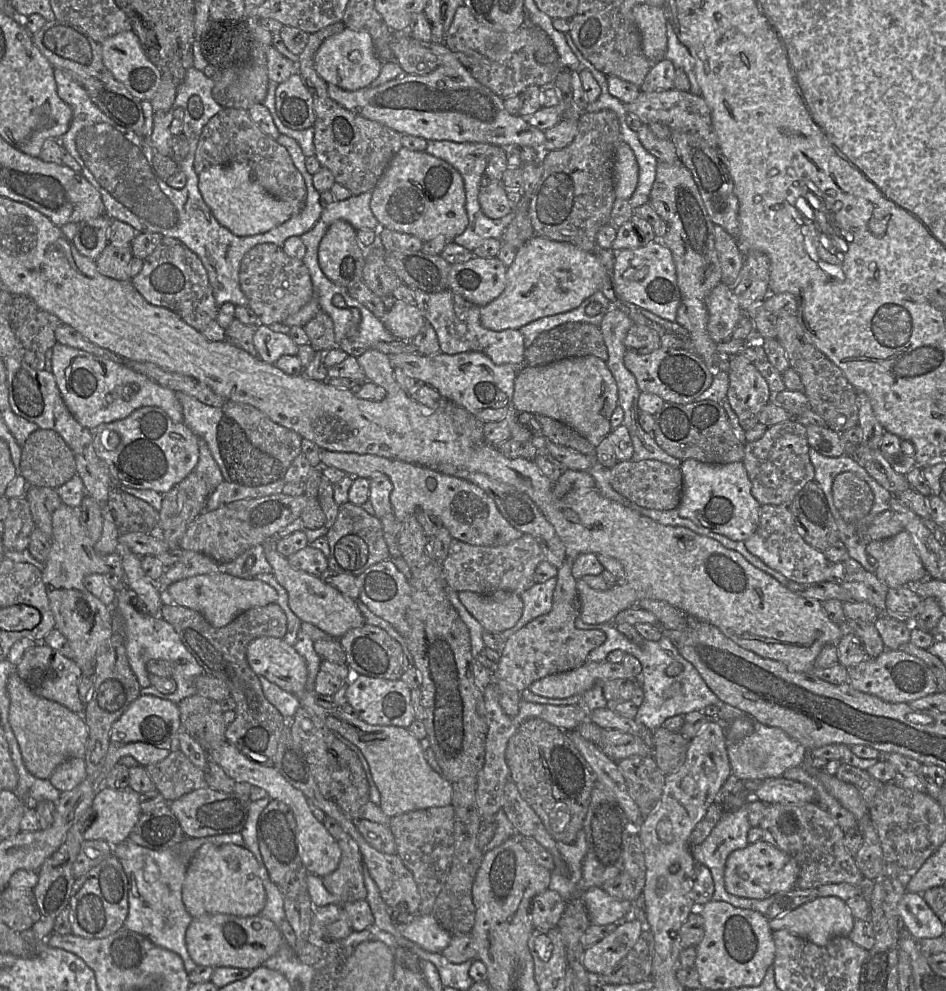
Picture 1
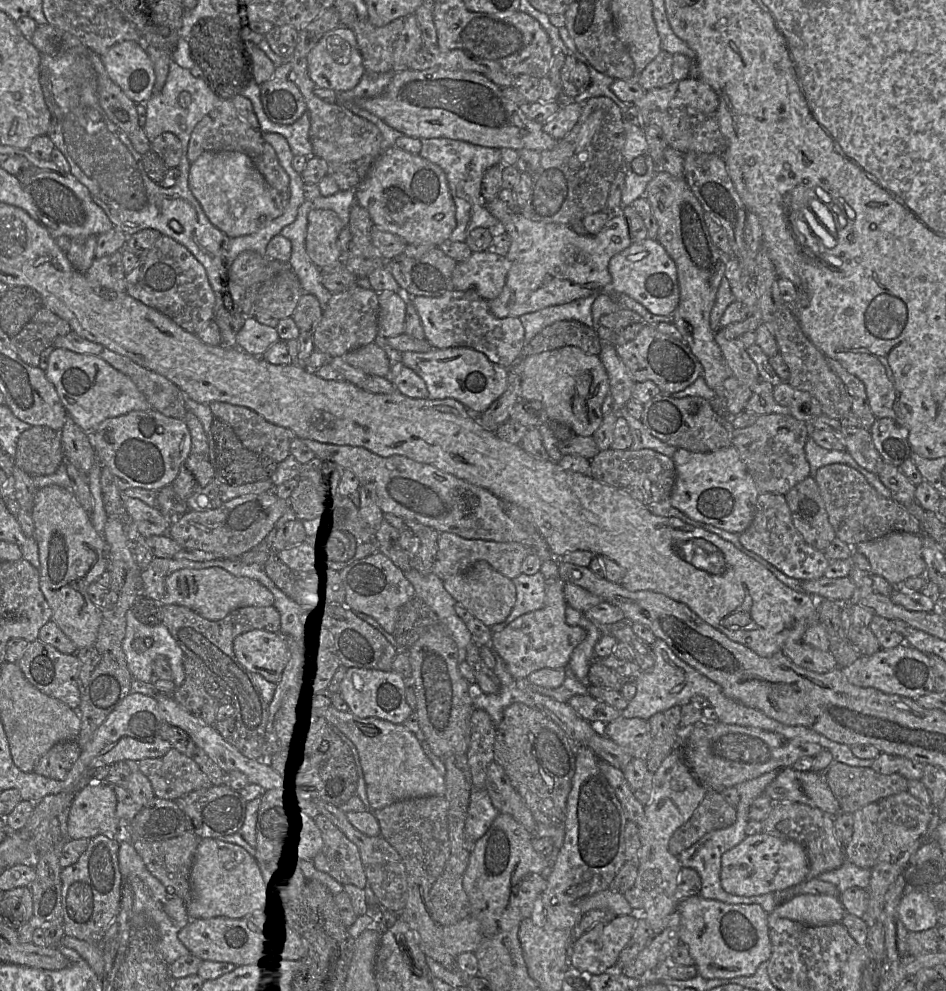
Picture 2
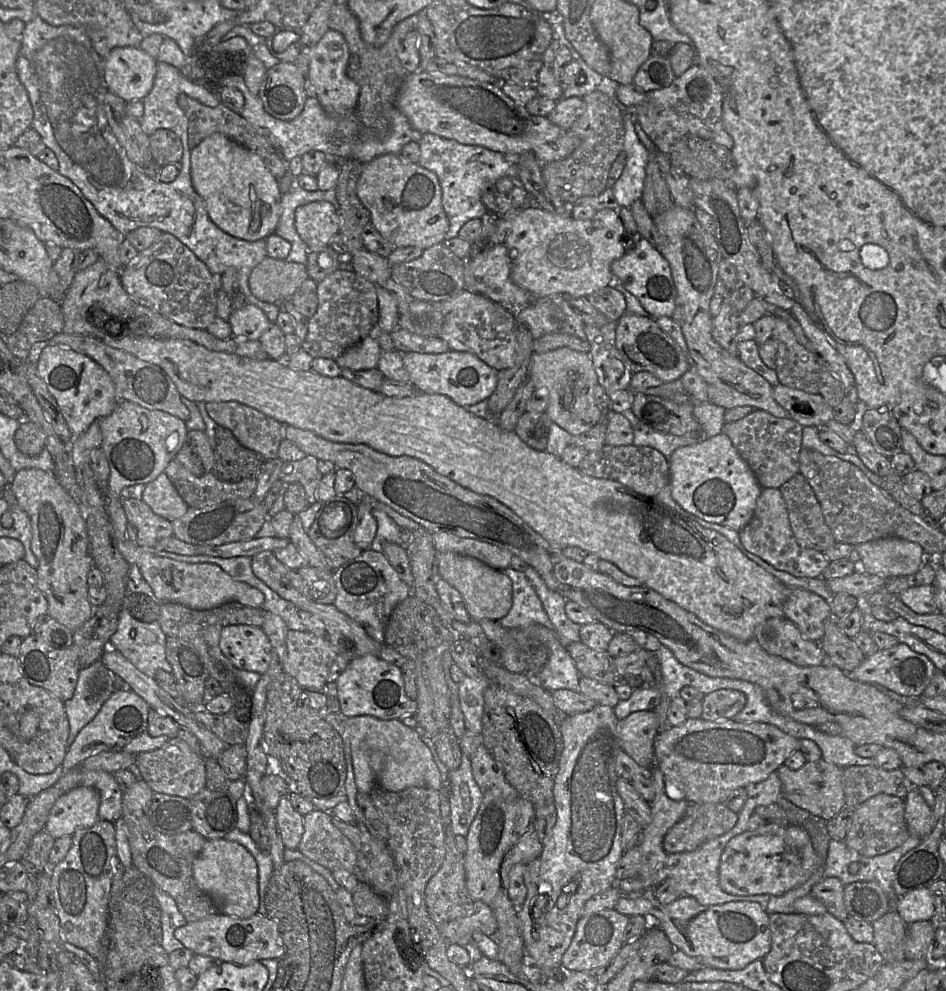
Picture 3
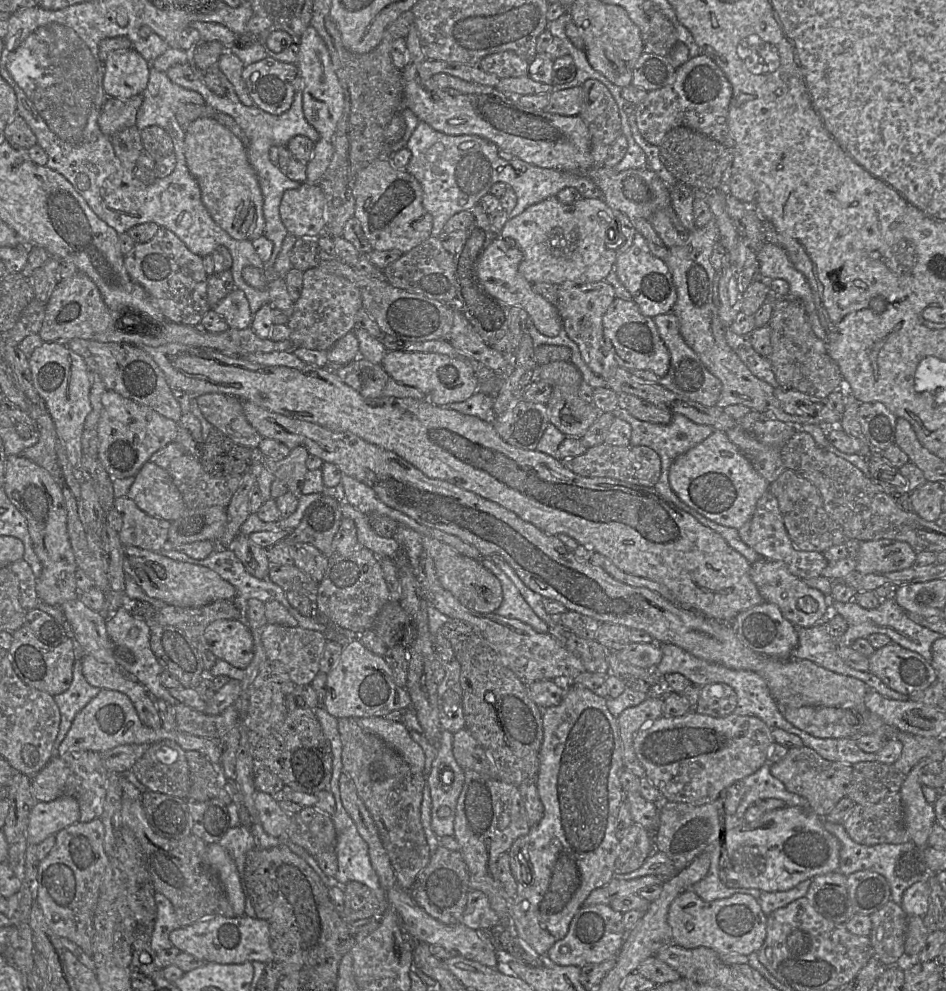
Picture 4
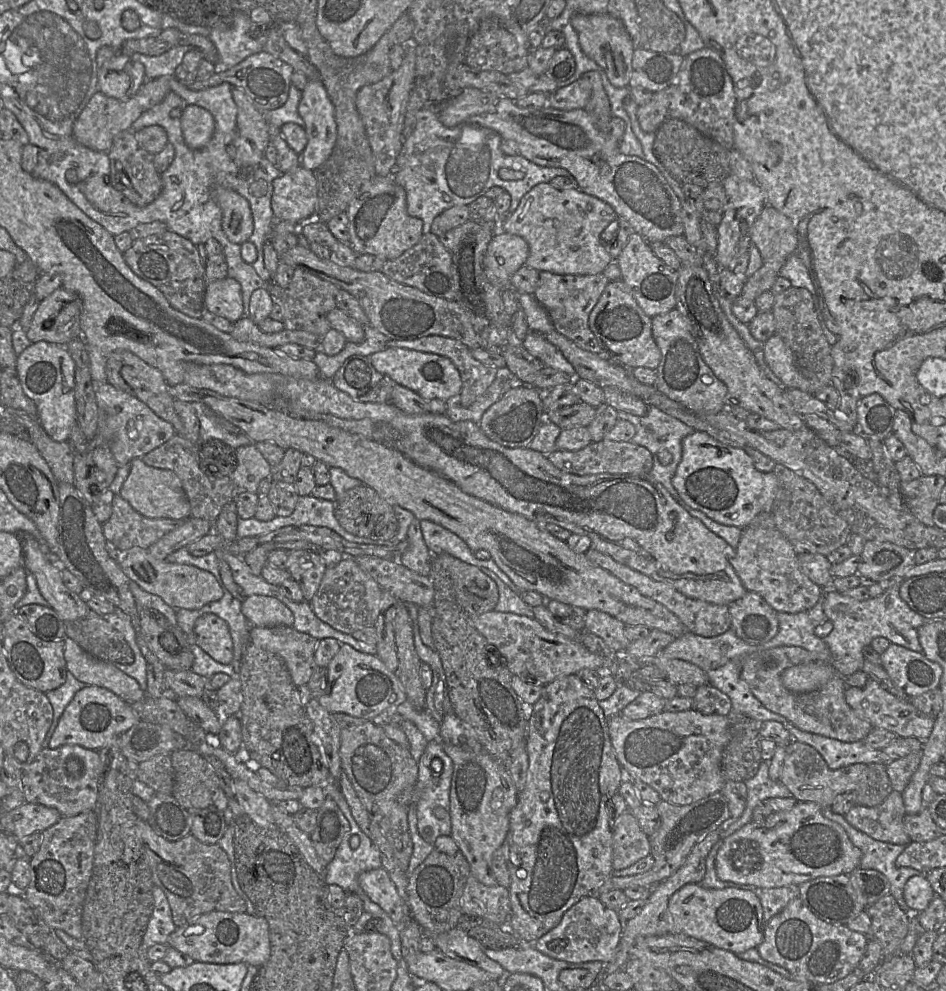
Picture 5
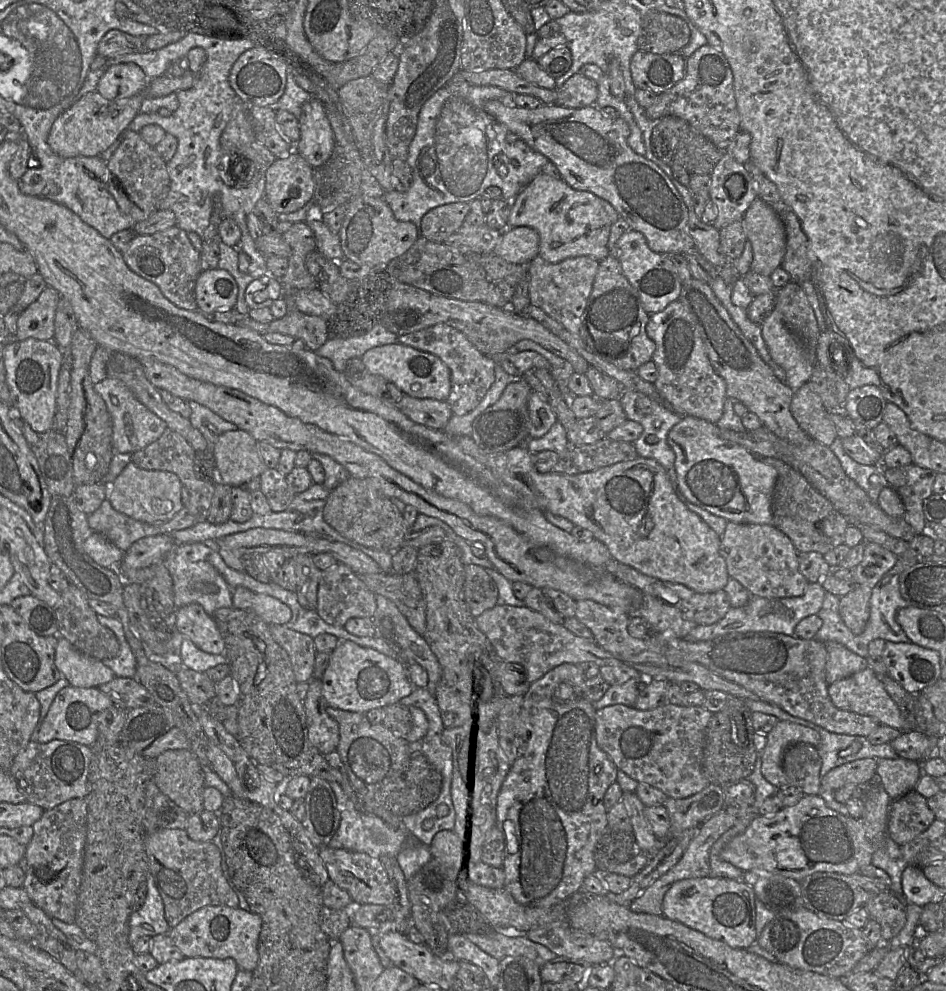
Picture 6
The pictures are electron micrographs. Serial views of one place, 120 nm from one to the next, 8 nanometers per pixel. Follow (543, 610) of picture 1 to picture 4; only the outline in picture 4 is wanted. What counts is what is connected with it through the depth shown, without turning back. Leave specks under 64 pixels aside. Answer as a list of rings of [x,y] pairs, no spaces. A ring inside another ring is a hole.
[[[483,558],[481,563],[499,579],[502,585],[503,601],[494,613],[518,619],[539,633],[549,633],[549,625],[537,616],[507,575],[488,558]]]

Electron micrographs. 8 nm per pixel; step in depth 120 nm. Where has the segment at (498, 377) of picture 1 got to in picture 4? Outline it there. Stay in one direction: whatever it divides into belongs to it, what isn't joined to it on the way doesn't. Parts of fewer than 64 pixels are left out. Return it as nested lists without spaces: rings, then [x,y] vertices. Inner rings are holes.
[[[392,350],[387,351],[381,366],[391,379],[418,389],[425,395],[425,399],[438,406],[465,401],[479,389],[473,368],[465,358],[455,358],[440,353]]]

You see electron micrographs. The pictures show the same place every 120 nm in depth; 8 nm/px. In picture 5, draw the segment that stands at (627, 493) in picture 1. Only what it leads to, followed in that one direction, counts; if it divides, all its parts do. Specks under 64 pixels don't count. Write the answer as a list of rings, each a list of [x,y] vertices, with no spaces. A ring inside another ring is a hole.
[[[602,439],[598,442],[591,442],[586,447],[576,451],[556,449],[545,455],[558,469],[579,476],[600,473],[648,476],[653,467],[651,452],[644,446],[634,444],[631,440],[624,442]]]

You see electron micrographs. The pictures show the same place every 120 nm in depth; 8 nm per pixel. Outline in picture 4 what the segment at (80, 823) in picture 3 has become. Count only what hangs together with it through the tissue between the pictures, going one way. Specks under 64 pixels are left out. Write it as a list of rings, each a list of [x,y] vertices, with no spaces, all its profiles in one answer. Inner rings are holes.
[[[63,796],[50,802],[37,802],[29,814],[28,845],[37,845],[51,835],[75,824],[80,819],[78,801]]]

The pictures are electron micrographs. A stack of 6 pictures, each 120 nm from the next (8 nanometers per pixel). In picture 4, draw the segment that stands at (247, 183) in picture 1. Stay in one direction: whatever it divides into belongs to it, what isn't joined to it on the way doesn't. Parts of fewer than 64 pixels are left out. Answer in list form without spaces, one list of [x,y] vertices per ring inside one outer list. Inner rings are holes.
[[[198,118],[185,132],[184,155],[200,188],[202,202],[215,223],[235,240],[252,242],[263,236],[263,195],[243,143],[216,120]]]

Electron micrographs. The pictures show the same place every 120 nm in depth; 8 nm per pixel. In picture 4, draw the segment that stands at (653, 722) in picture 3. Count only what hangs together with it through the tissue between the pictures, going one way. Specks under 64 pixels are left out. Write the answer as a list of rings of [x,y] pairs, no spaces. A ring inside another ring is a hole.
[[[650,694],[643,702],[626,708],[616,718],[623,766],[639,778],[645,776],[645,769],[635,754],[633,740],[638,731],[663,715],[662,708],[662,695]]]

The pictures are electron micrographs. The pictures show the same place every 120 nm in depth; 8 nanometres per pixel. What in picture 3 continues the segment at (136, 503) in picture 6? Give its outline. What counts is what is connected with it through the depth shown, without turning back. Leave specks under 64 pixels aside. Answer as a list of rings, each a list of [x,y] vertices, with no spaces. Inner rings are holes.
[[[165,473],[145,485],[141,500],[156,514],[173,522],[189,509]]]

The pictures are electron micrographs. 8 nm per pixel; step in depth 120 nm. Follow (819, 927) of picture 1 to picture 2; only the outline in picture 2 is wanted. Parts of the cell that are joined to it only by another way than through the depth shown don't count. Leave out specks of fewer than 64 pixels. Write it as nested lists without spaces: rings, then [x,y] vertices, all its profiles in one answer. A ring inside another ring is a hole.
[[[802,894],[780,903],[772,914],[809,926],[823,926],[842,922],[846,910],[837,897]]]

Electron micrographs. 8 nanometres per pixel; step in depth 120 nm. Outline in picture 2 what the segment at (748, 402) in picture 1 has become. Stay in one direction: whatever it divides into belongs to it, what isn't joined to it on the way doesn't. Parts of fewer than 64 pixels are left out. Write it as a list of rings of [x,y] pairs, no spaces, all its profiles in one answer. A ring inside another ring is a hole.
[[[720,328],[714,333],[714,339],[730,370],[730,376],[724,382],[724,405],[727,414],[735,416],[745,410],[753,394],[753,386],[761,378],[756,364],[742,347],[739,338],[725,338]]]

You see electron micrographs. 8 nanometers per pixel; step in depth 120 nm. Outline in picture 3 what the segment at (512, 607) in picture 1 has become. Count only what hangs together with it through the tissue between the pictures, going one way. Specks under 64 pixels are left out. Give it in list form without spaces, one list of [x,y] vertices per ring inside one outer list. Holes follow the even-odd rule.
[[[436,551],[435,562],[437,573],[461,594],[474,621],[498,621],[507,615],[512,606],[512,582],[503,571],[496,570],[476,558],[454,552]]]

